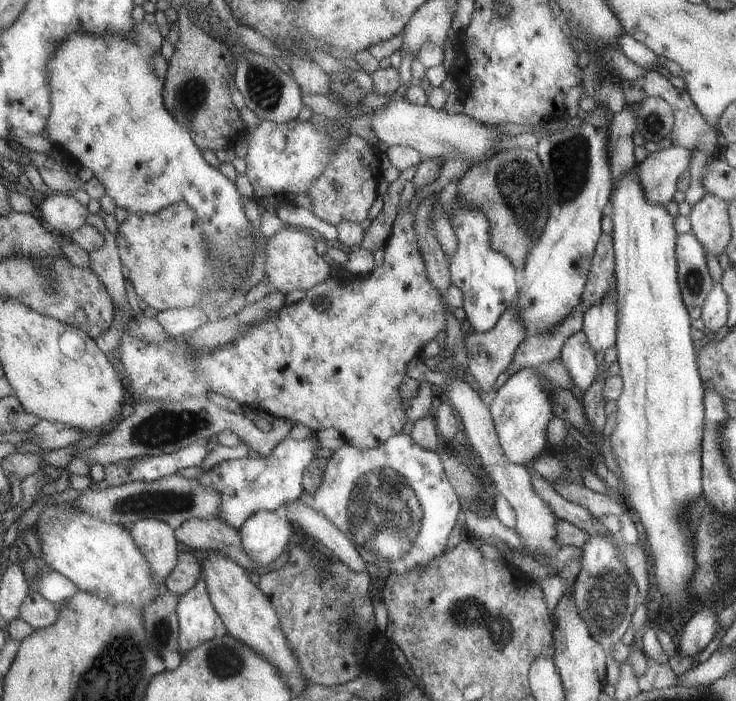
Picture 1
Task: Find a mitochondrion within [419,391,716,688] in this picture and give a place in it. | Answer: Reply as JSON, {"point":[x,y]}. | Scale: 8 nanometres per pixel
{"point":[606,602]}

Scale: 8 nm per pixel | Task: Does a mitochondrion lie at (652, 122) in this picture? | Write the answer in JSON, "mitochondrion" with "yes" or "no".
{"mitochondrion":"yes"}

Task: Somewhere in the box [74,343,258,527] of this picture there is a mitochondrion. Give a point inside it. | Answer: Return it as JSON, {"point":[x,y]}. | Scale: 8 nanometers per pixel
{"point":[165,428]}

